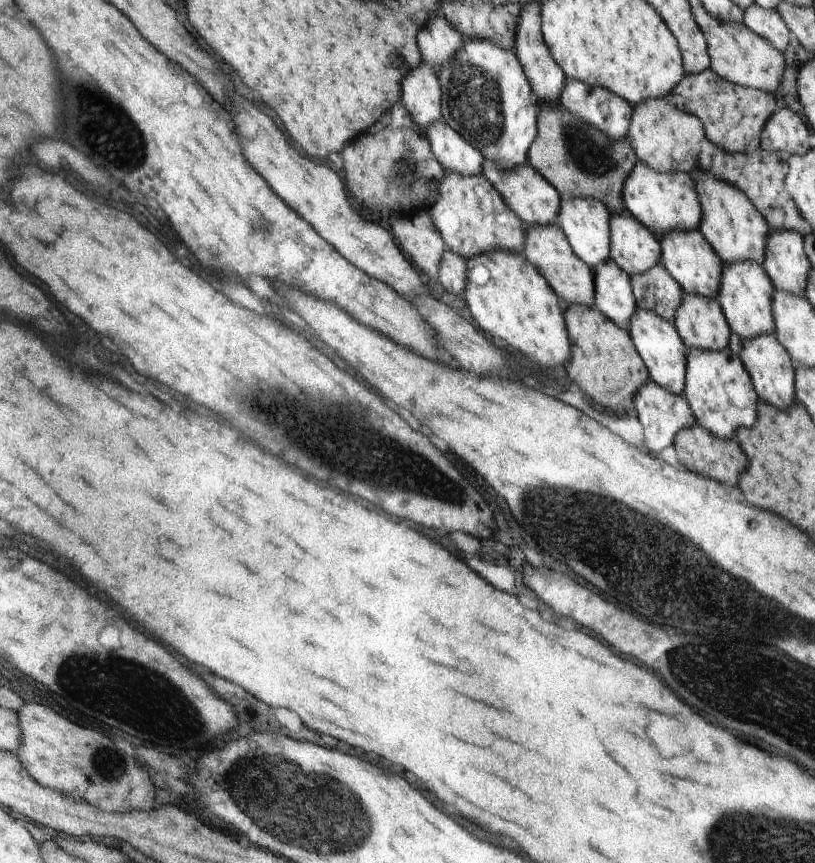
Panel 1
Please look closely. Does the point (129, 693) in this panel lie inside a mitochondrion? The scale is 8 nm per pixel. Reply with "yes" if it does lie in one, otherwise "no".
yes

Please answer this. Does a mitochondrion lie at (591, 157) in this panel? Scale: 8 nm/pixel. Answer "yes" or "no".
yes

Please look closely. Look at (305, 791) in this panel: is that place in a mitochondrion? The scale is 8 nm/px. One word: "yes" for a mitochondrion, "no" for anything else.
yes

